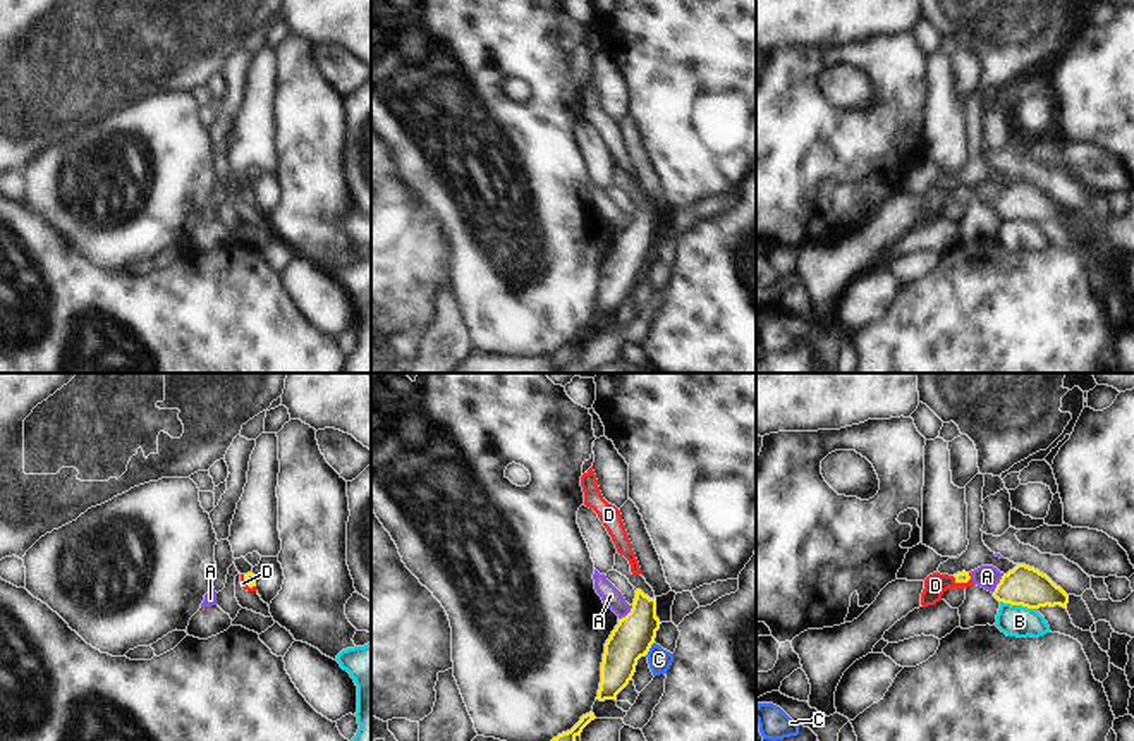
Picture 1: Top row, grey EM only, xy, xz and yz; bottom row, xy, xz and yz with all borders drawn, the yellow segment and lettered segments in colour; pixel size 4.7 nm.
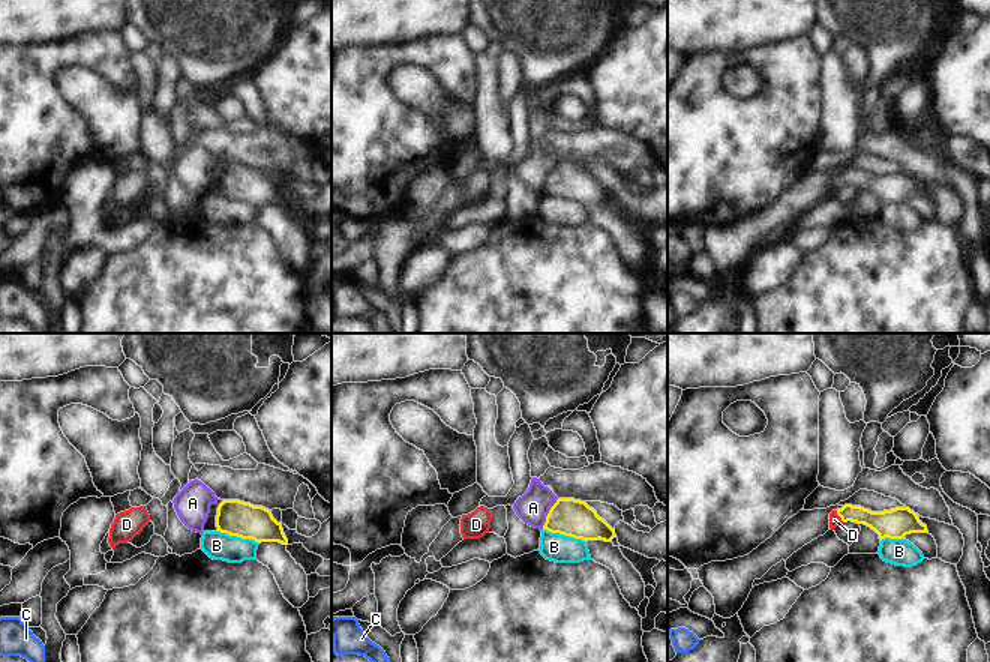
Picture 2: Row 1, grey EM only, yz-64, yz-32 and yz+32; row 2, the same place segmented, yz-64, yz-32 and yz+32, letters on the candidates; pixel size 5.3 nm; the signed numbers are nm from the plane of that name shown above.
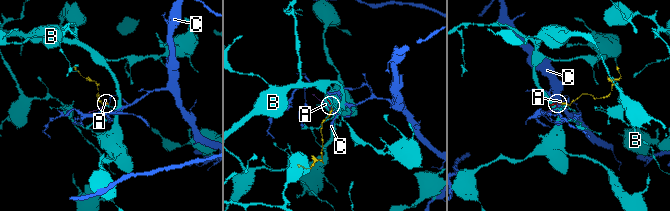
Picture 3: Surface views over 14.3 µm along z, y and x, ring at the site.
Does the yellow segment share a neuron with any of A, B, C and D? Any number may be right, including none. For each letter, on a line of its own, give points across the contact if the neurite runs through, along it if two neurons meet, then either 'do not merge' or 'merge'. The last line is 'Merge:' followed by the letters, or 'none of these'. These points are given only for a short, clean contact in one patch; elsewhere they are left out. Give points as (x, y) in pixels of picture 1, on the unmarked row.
A: along yz (1004, 189), (992, 207) | do not merge
B: do not merge
C: along xz (653, 257), (646, 270) | do not merge
D: across yz (963, 191), (963, 196), (935, 200) | merge
Merge: D

